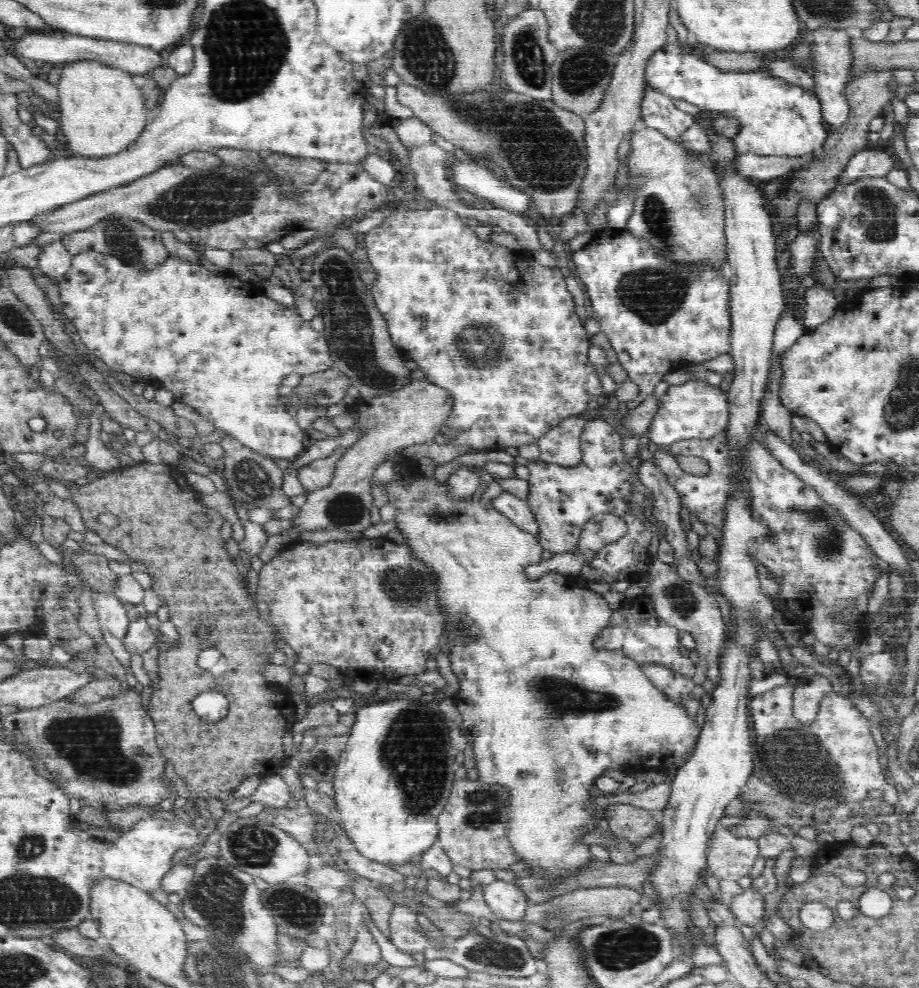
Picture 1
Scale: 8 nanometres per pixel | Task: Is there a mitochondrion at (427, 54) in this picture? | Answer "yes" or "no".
yes

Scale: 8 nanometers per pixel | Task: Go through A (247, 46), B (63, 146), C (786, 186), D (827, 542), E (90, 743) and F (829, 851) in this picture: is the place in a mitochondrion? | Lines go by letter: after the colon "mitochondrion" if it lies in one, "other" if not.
A: mitochondrion
B: other
C: mitochondrion
D: mitochondrion
E: mitochondrion
F: other

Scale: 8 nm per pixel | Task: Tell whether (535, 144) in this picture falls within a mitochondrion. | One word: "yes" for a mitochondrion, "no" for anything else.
yes

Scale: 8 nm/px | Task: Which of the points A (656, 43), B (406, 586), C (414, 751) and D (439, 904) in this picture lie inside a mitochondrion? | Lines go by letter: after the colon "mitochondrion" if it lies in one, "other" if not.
A: other
B: mitochondrion
C: mitochondrion
D: other

